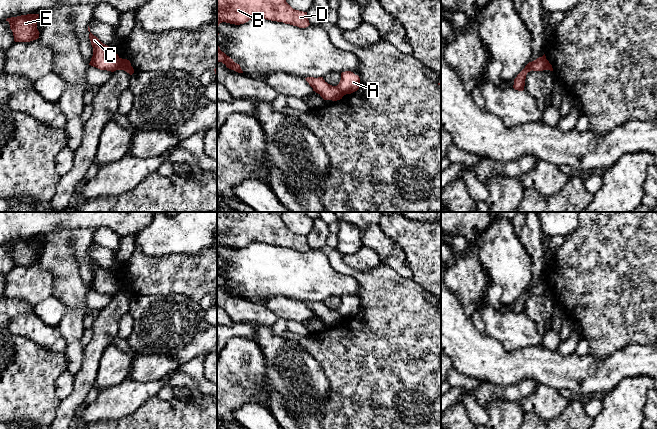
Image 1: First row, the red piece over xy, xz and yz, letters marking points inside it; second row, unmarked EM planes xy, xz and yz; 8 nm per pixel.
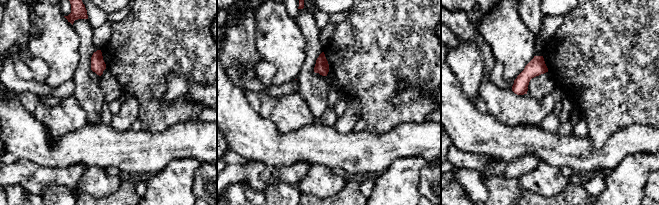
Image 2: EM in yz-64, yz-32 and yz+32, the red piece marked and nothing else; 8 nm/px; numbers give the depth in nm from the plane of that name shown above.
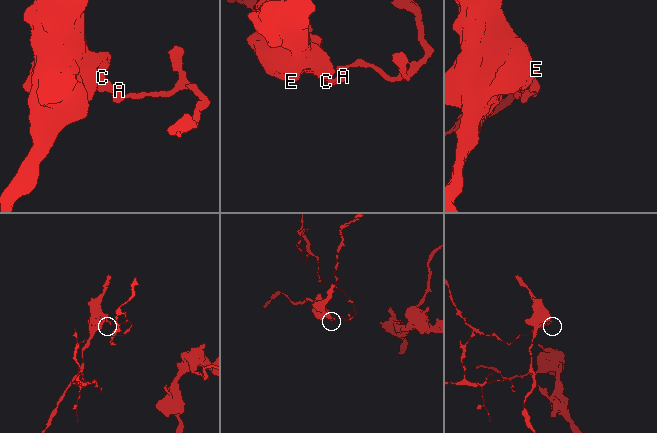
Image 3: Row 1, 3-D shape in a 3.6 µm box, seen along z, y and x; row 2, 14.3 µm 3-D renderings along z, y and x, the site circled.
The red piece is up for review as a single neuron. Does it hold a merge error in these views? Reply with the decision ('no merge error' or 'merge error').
merge error

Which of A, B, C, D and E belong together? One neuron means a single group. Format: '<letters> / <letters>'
A / B C D E

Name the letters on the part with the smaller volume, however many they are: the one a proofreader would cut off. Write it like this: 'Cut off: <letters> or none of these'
Cut off: A

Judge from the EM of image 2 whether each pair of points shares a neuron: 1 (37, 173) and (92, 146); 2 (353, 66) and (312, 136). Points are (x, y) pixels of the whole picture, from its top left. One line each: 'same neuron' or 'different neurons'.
1: different neurons
2: different neurons

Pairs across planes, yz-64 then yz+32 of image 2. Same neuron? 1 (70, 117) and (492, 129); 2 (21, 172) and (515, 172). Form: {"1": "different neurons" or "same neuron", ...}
{"1": "different neurons", "2": "same neuron"}

